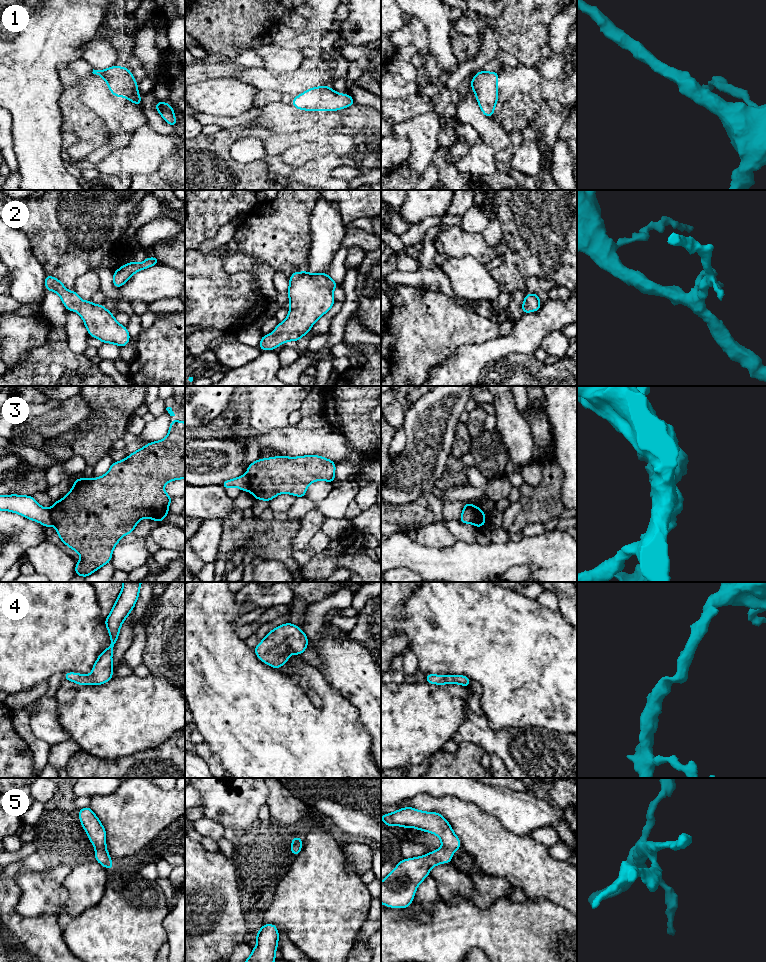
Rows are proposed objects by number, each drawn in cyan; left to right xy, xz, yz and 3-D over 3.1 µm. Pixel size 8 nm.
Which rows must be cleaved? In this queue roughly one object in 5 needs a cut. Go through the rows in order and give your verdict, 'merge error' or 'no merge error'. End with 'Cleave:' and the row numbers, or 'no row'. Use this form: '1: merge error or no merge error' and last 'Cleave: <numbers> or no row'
1: no merge error
2: no merge error
3: merge error
4: no merge error
5: no merge error
Cleave: 3

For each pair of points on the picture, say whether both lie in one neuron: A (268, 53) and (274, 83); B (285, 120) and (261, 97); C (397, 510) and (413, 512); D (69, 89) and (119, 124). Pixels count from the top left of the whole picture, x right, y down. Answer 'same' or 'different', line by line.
A: different
B: different
C: same
D: different

